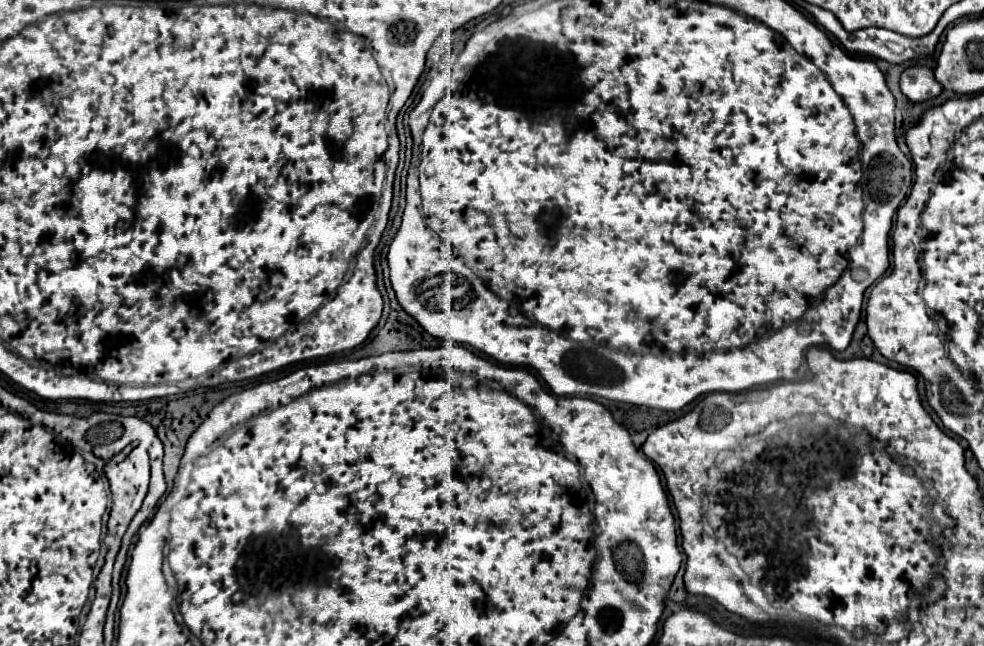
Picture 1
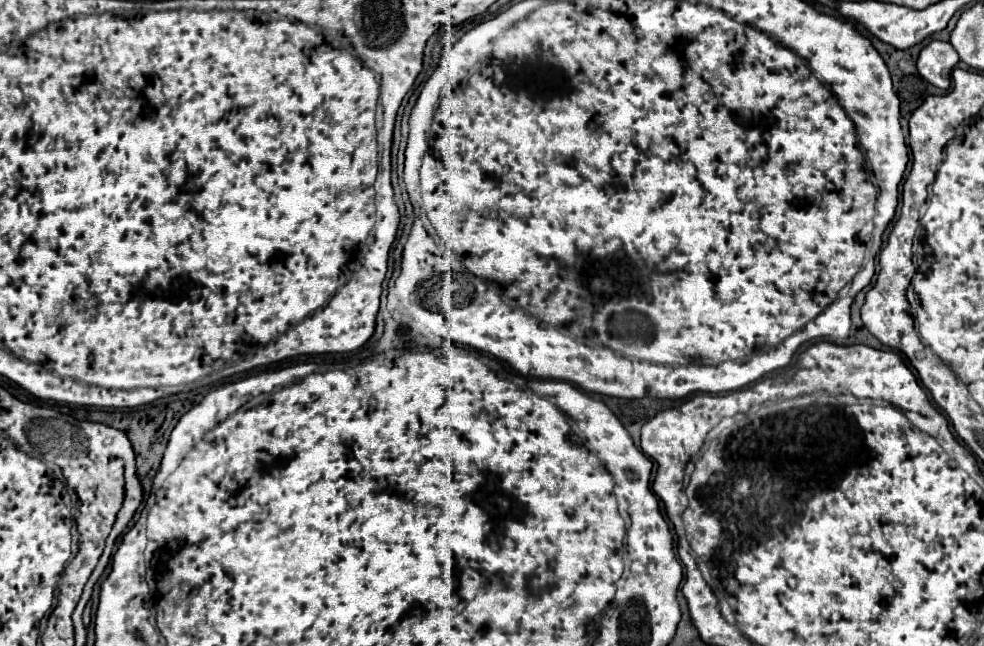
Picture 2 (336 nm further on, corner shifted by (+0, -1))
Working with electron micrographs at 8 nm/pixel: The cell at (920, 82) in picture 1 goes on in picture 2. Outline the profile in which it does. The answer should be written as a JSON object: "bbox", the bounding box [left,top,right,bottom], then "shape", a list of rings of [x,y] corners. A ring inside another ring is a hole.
{"bbox":[918,40,958,90],"shape":[[[932,40],[918,56],[918,72],[930,84],[946,90],[950,86],[952,70],[958,64],[958,54],[950,42]]]}

